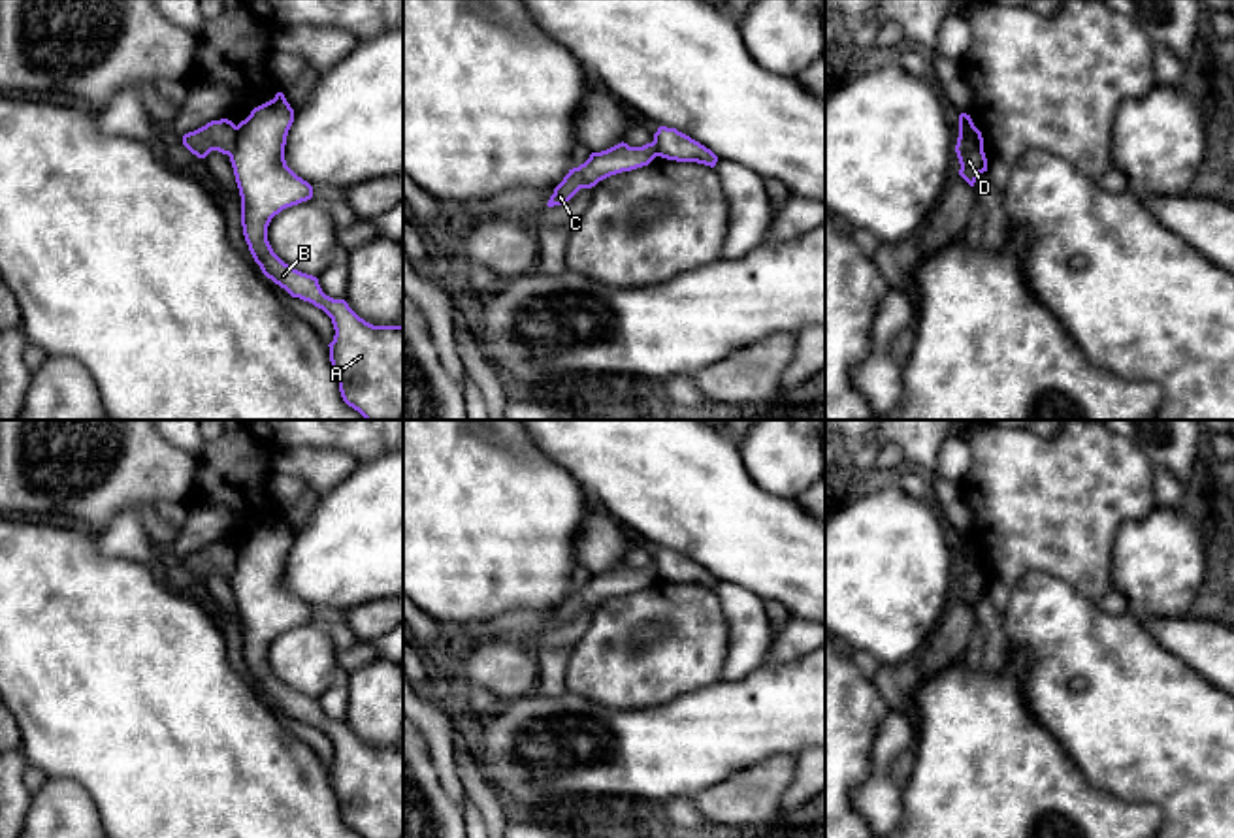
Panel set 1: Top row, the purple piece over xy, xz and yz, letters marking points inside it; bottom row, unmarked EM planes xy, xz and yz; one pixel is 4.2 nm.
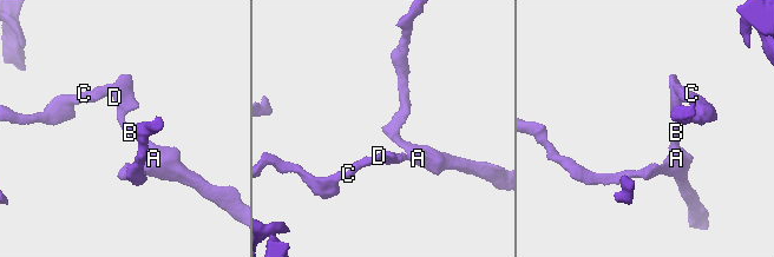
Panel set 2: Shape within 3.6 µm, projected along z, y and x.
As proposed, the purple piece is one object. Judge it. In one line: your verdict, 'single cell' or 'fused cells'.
fused cells

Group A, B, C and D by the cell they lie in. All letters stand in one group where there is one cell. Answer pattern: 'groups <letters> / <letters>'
groups A B D / C

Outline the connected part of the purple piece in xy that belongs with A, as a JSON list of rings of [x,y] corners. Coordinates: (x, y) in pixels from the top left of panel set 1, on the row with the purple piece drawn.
[[[277,92],[235,126],[230,162],[241,196],[245,241],[268,279],[332,318],[330,362],[343,401],[365,420],[403,420],[403,324],[365,322],[345,299],[326,296],[317,277],[284,264],[268,241],[275,215],[313,198],[313,186],[284,160],[292,122],[294,109]]]

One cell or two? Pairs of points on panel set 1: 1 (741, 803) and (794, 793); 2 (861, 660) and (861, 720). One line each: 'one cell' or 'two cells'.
1: two cells
2: two cells

